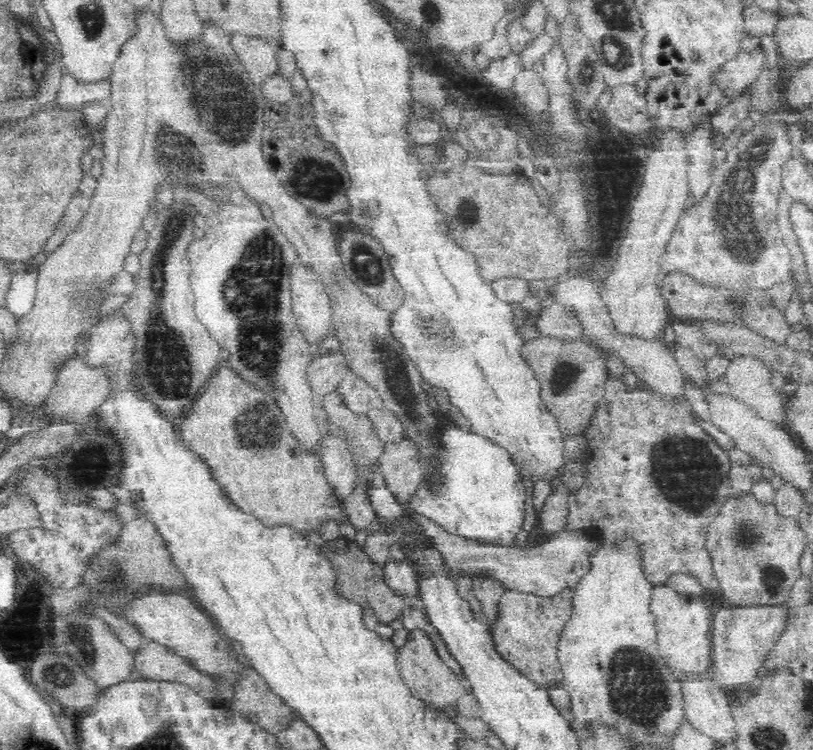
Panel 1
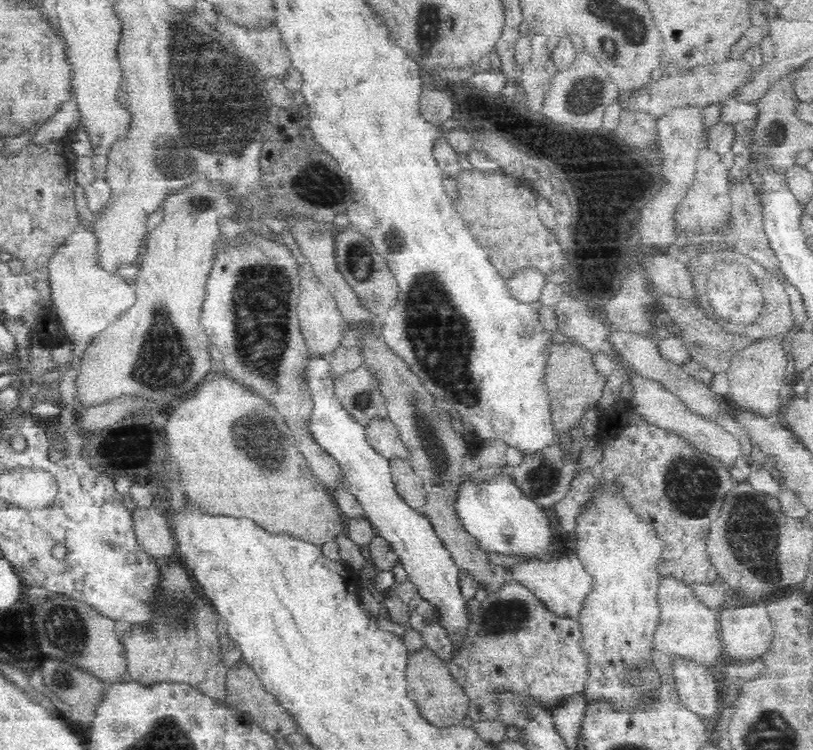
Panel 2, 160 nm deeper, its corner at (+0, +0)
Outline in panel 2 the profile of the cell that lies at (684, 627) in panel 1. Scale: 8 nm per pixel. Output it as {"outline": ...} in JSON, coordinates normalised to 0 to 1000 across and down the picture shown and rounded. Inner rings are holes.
{"outline":[[[825,768],[812,771],[808,795],[812,827],[807,837],[804,859],[809,869],[822,875],[824,880],[846,877],[859,885],[881,892],[881,880],[886,877],[886,867],[888,867],[883,832],[884,813],[866,808],[847,780]]]}

